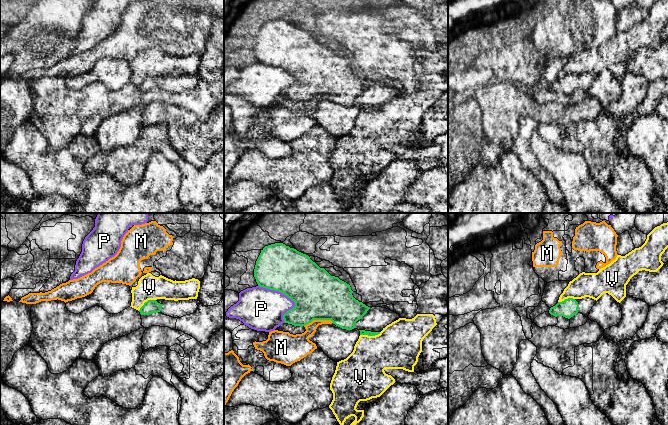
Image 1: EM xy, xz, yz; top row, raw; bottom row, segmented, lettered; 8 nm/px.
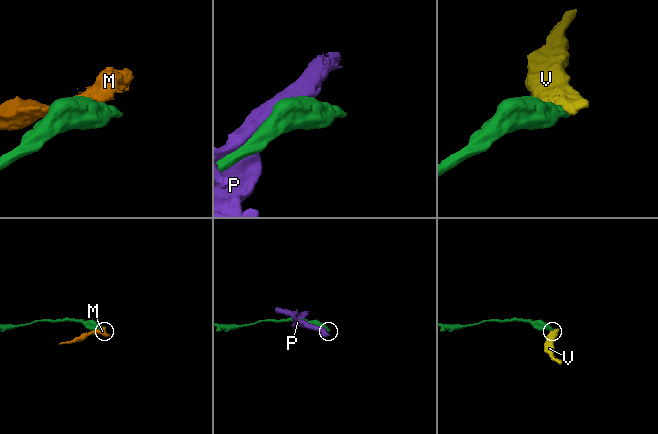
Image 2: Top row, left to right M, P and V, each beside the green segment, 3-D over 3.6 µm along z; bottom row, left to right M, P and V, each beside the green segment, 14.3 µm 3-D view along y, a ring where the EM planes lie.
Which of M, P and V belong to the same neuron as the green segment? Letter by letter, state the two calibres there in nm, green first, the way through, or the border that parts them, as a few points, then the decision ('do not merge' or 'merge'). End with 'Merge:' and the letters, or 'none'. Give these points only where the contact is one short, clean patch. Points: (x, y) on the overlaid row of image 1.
M: 380 nm thick on the green side, 160 nm on the other; do not merge
P: 380 nm thick on the green side, 340 nm on the other; do not merge
V: 50 nm thick on the green side, 360 nm on the other; border along xz (380, 332), (374, 335), (360, 334); do not merge
Merge: none

